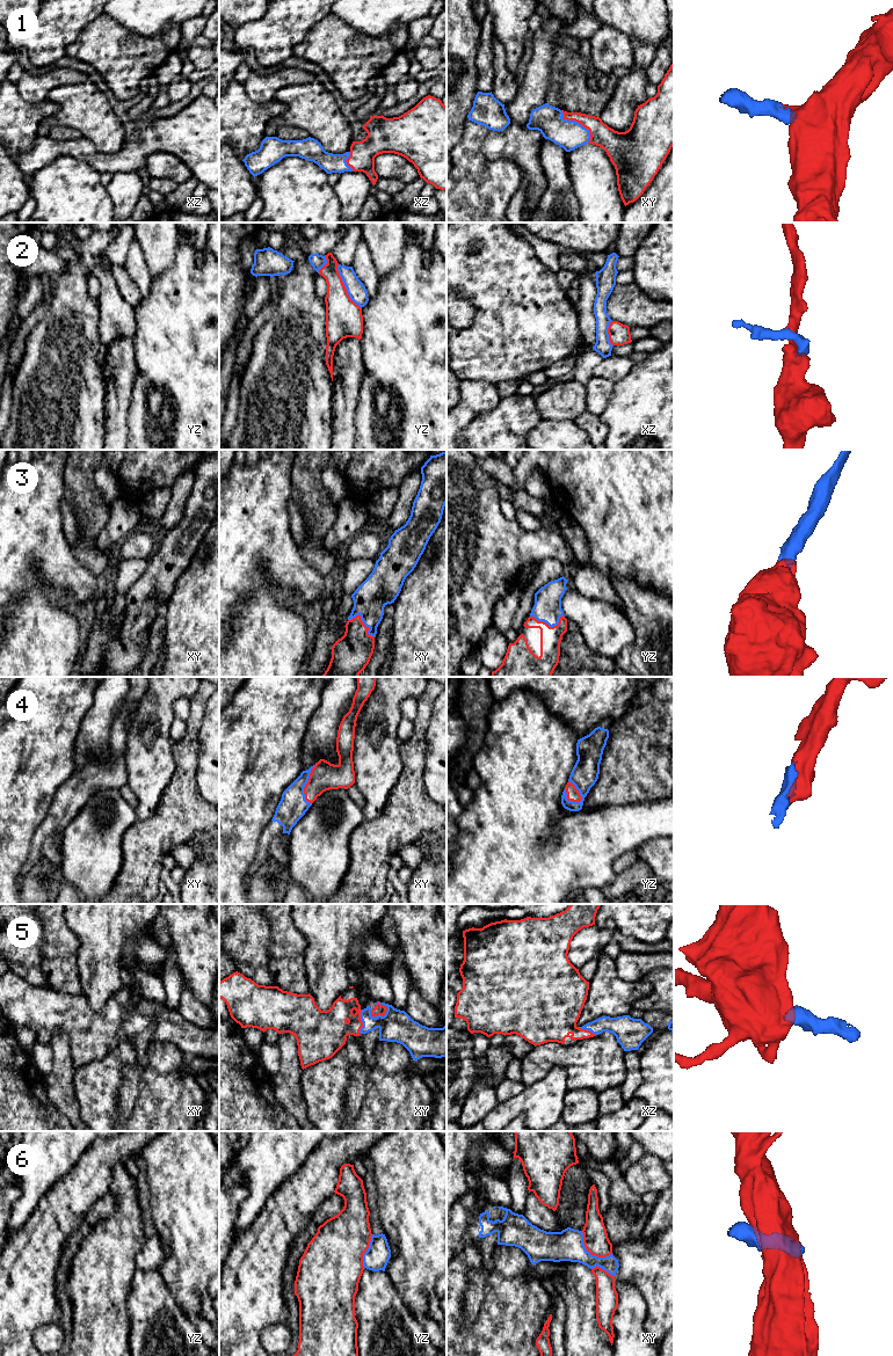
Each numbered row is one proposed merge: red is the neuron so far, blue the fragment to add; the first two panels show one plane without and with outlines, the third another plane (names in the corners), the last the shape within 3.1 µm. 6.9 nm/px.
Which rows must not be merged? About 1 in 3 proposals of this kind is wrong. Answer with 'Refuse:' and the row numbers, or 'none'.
Refuse: 2, 6

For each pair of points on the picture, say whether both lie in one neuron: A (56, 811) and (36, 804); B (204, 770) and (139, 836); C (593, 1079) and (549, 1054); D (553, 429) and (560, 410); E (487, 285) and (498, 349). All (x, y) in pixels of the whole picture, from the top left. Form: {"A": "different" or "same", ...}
{"A": "different", "B": "different", "C": "same", "D": "different", "E": "same"}

